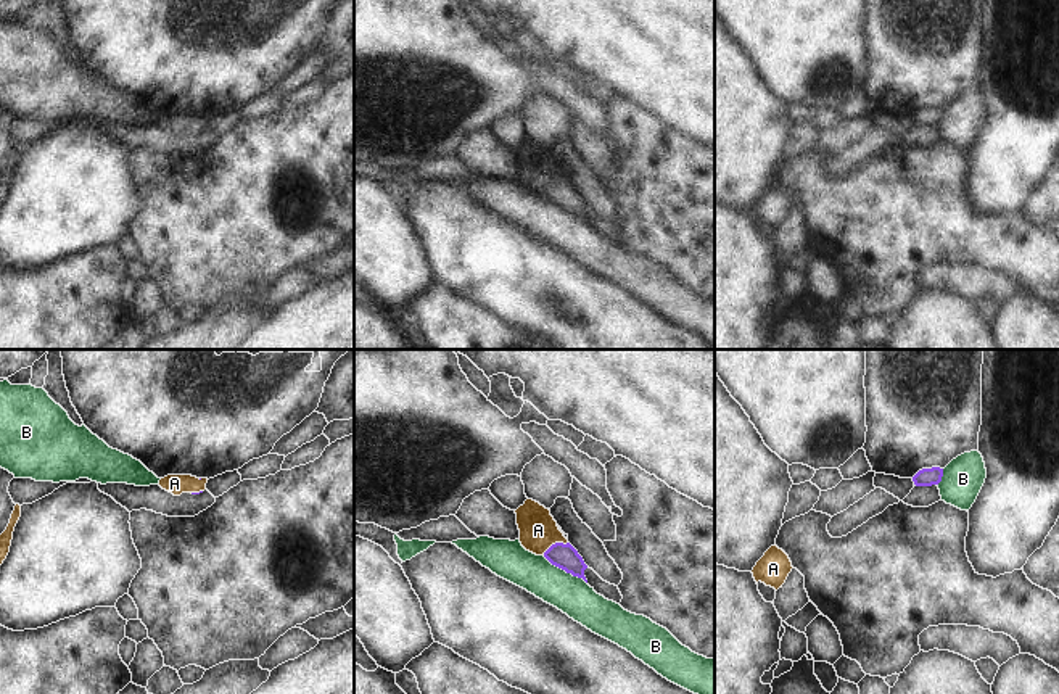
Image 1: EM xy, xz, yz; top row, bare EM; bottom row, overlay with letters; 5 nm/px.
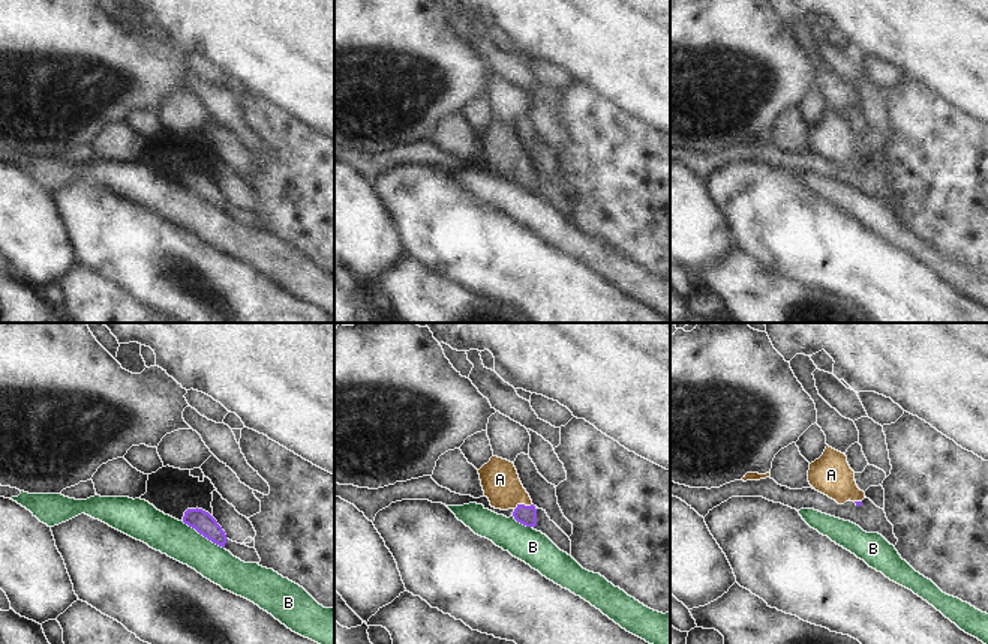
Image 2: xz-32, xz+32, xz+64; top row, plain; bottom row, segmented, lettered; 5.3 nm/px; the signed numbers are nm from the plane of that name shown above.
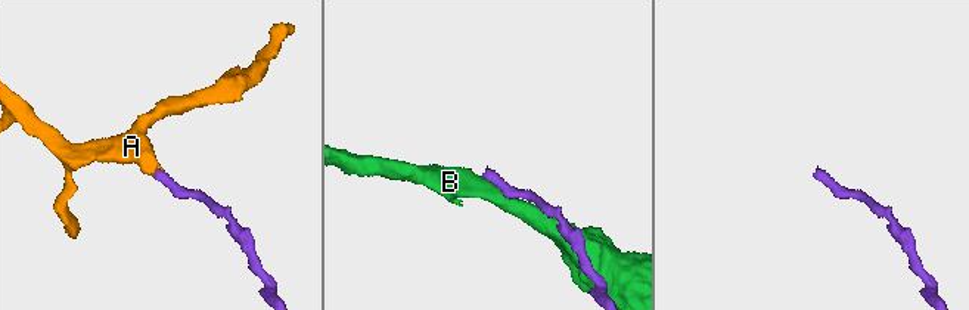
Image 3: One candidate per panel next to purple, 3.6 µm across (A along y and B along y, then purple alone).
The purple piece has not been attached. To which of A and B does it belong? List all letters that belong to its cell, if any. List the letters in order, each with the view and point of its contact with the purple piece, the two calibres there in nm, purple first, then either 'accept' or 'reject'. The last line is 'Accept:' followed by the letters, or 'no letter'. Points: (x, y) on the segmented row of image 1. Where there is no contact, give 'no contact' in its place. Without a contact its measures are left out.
A: xz (554, 545) | 130/190 nm | accept
B: xz (565, 570) | 130/190 nm | reject
Accept: A

